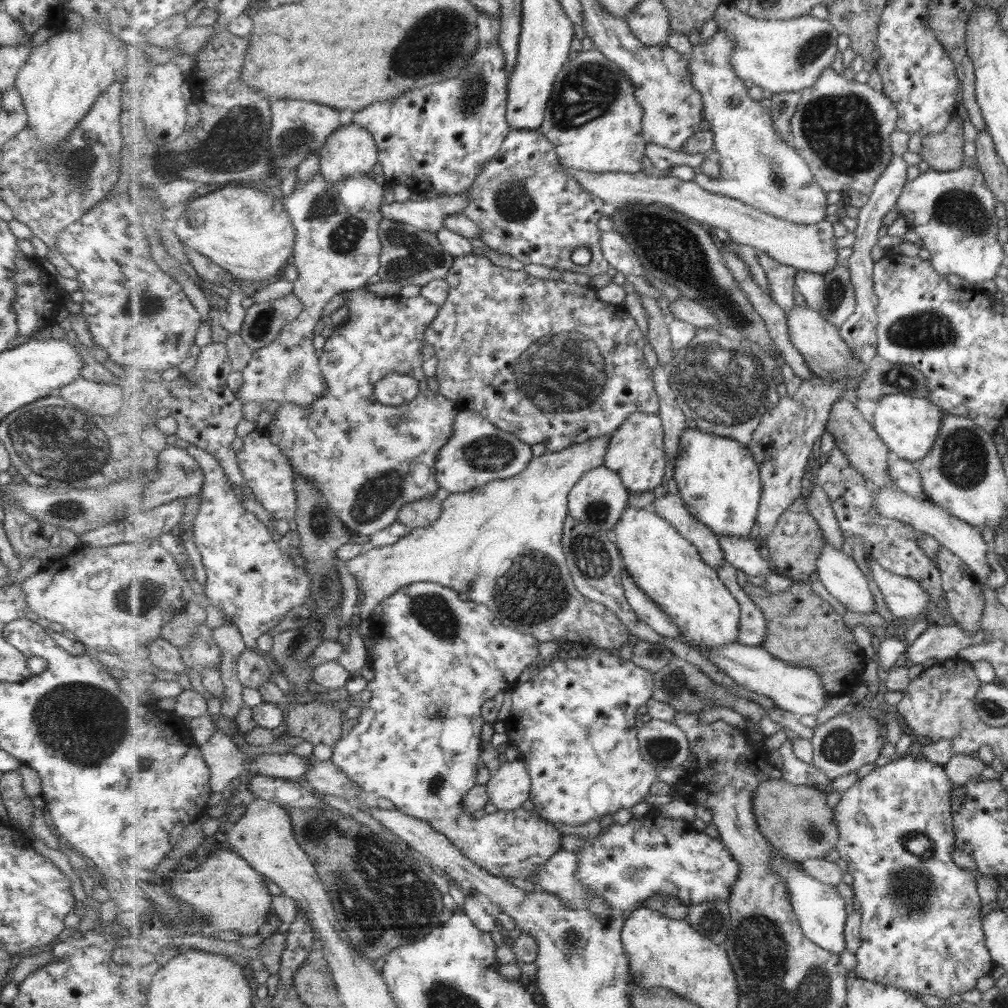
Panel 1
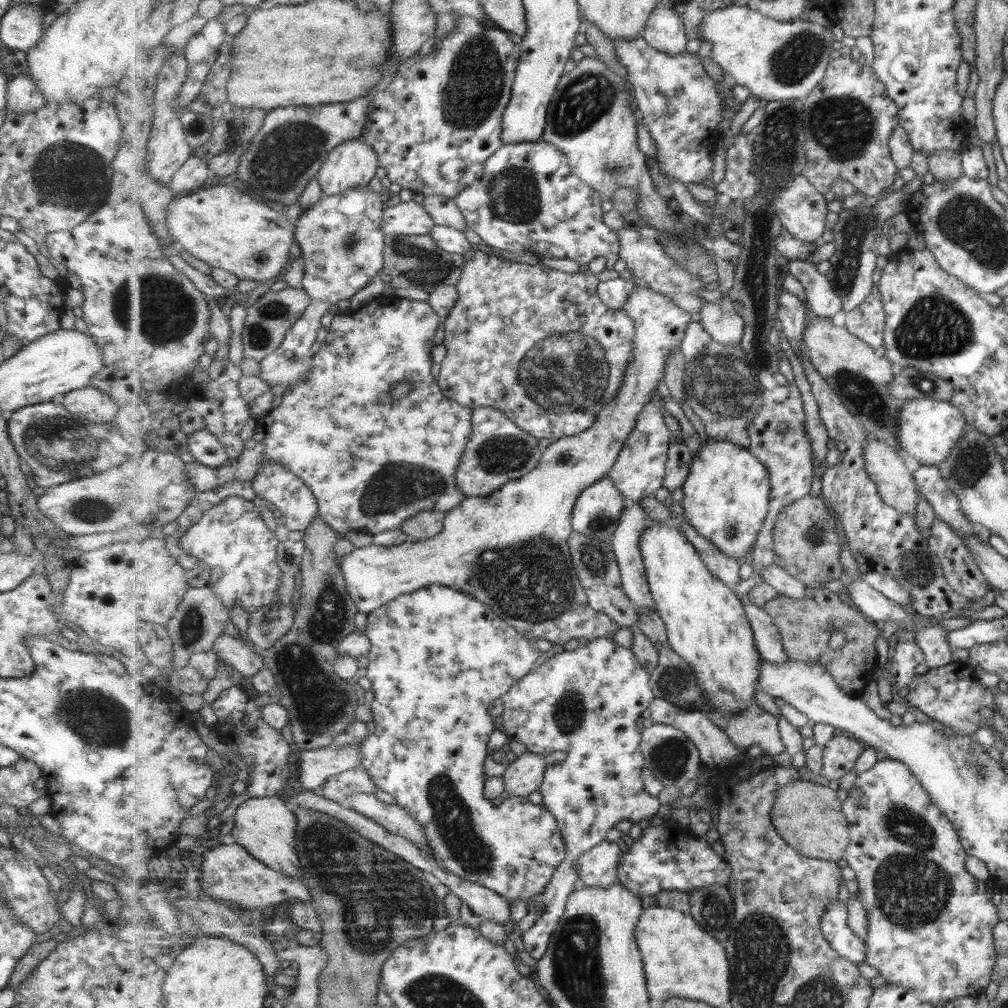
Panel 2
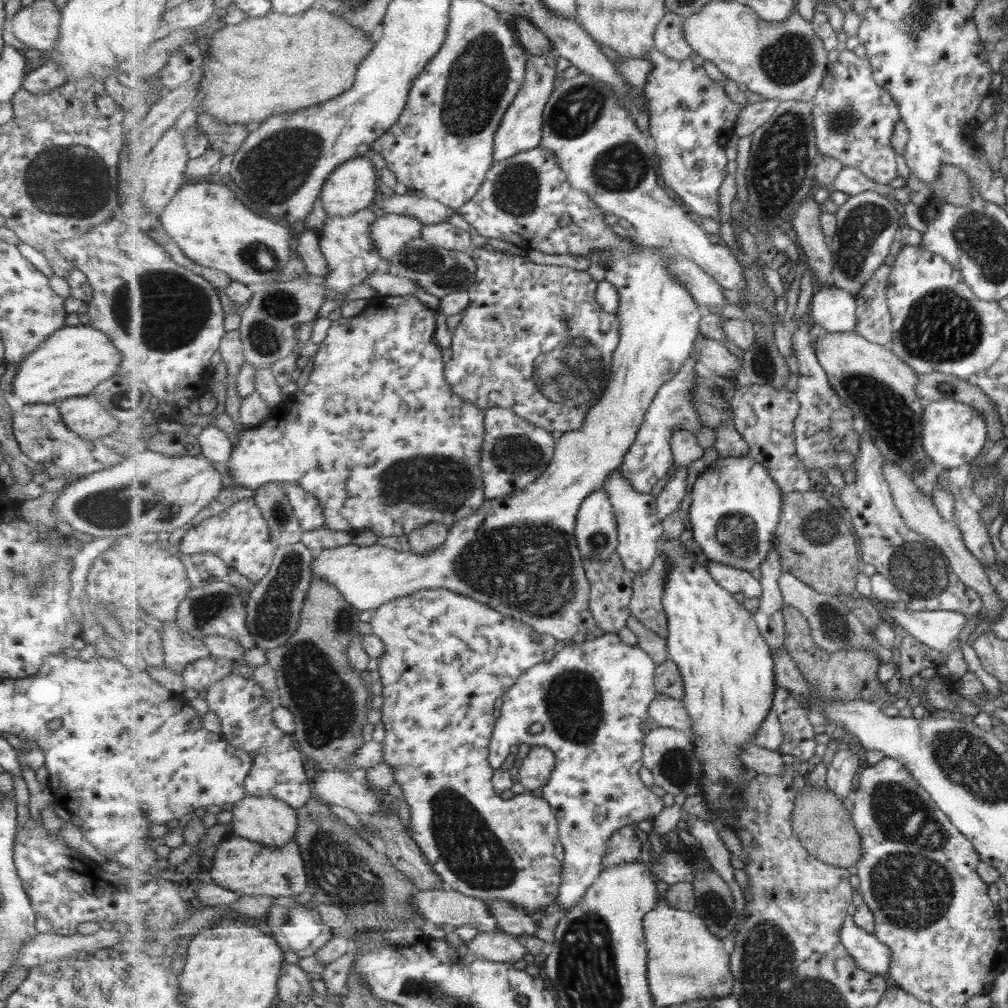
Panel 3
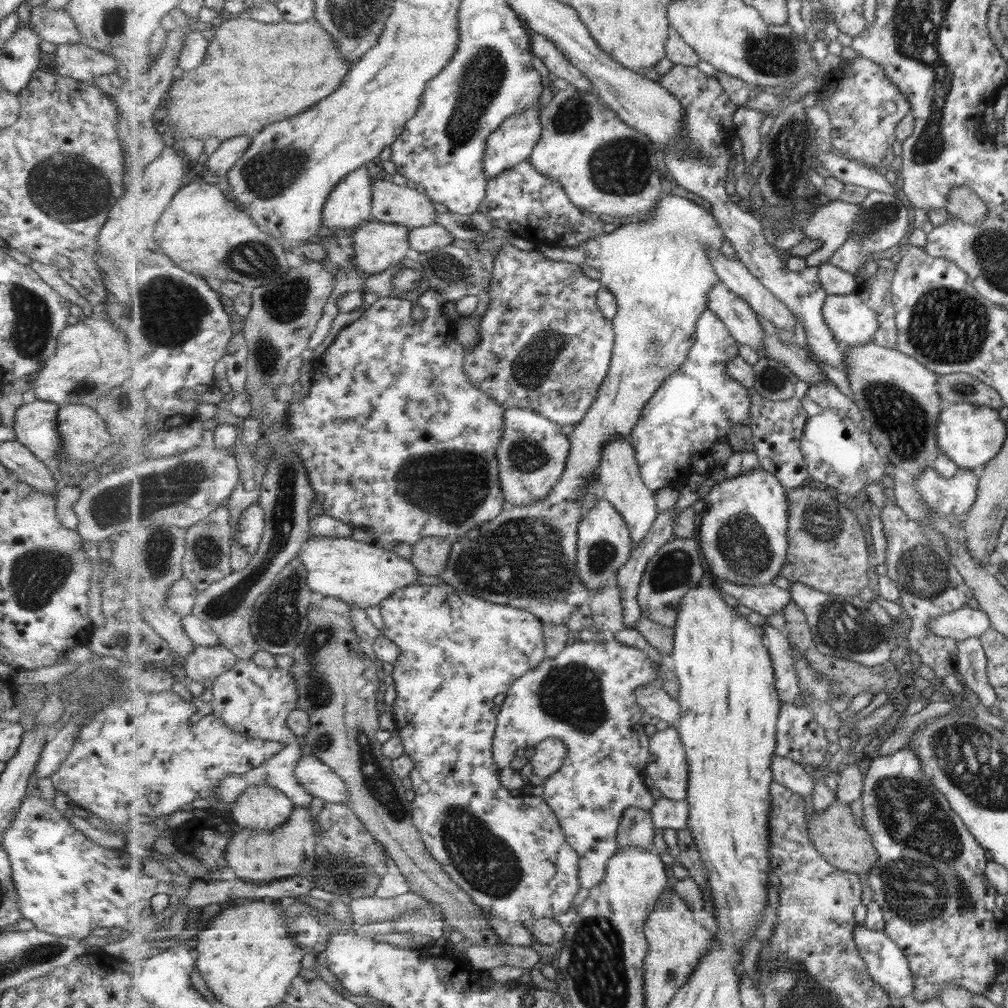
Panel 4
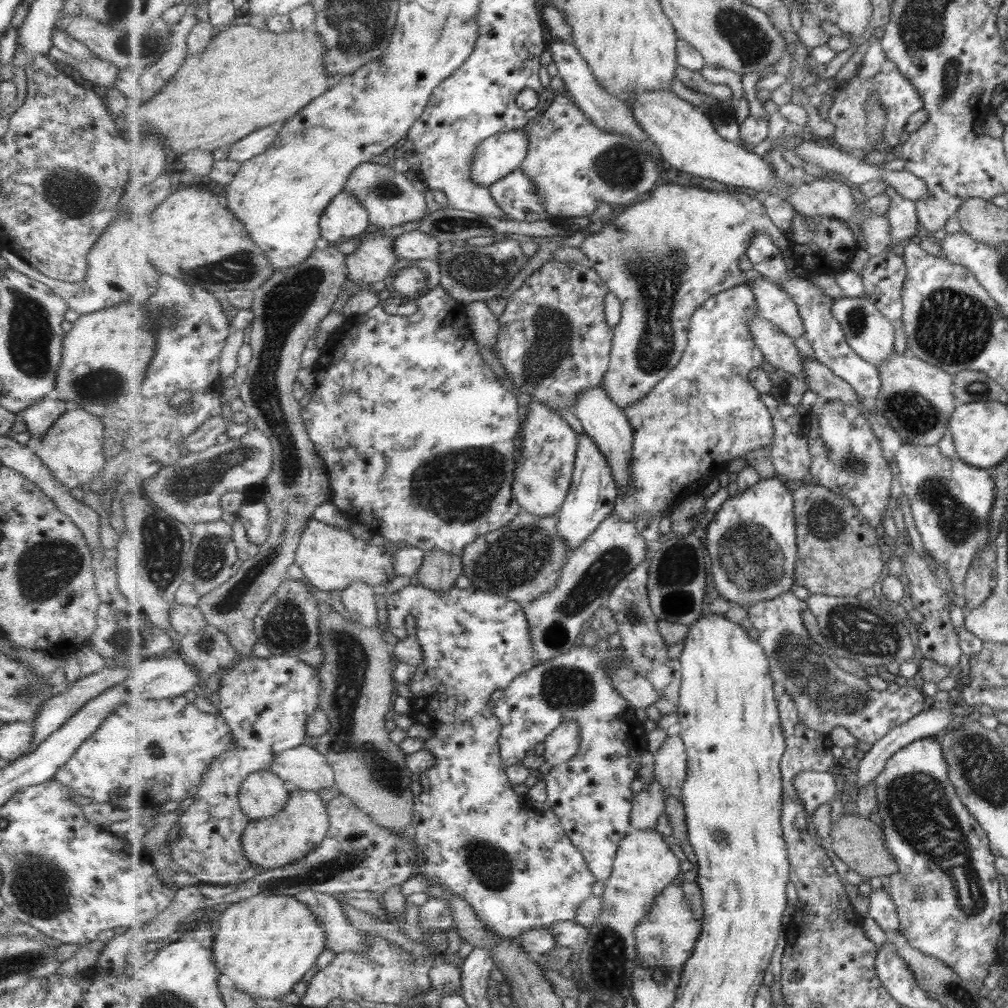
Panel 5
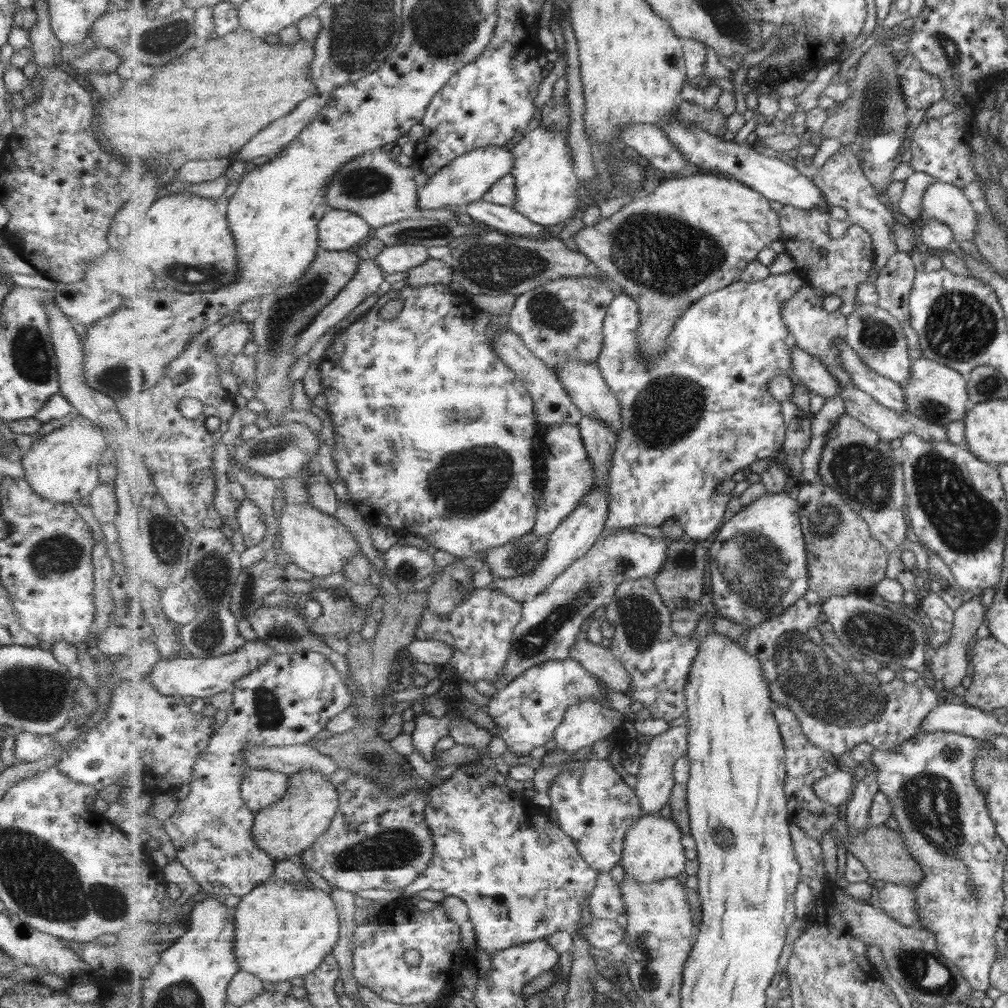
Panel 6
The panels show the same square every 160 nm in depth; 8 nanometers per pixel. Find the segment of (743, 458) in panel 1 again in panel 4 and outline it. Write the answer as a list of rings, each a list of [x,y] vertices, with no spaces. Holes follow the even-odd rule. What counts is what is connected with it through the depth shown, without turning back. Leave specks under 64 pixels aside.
[[[760,466],[735,478],[726,476],[703,497],[707,505],[700,522],[700,548],[710,570],[723,581],[738,585],[771,584],[788,560],[788,491],[782,482]]]

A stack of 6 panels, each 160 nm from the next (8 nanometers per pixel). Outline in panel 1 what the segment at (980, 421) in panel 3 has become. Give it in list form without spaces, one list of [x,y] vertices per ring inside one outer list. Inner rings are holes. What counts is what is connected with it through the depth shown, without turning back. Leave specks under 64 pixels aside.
[[[888,394],[878,399],[874,410],[874,427],[894,456],[913,462],[921,460],[936,440],[944,412],[925,398],[908,394]]]

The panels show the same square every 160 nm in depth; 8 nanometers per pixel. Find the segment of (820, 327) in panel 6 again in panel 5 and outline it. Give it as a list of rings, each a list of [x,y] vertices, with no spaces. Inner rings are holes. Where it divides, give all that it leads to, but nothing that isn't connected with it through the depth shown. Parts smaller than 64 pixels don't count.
[[[764,278],[747,280],[744,284],[753,288],[761,317],[774,322],[791,338],[806,336],[801,311],[787,291]]]

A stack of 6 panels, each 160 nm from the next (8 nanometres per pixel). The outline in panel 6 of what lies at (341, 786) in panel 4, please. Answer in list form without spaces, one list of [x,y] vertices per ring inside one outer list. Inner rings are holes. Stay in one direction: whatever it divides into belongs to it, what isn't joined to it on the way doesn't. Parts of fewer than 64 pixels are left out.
[[[307,743],[281,747],[247,745],[243,749],[243,758],[248,762],[249,768],[281,772],[290,778],[305,771],[319,771],[330,778],[339,770],[335,759]]]

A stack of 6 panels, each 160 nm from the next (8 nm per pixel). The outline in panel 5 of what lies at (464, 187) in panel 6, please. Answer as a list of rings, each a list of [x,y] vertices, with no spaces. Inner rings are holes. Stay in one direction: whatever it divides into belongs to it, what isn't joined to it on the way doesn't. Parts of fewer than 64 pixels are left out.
[[[508,130],[486,138],[476,150],[472,162],[472,179],[490,187],[521,168],[530,149],[528,132]]]

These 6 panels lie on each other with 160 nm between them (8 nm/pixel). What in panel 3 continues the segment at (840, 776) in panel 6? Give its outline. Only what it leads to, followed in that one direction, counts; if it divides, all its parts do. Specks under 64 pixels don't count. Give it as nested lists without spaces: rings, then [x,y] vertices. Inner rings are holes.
[[[752,744],[741,752],[741,761],[744,762],[746,768],[753,768],[756,774],[764,774],[769,777],[785,776],[787,765],[783,762],[782,755],[779,752]]]

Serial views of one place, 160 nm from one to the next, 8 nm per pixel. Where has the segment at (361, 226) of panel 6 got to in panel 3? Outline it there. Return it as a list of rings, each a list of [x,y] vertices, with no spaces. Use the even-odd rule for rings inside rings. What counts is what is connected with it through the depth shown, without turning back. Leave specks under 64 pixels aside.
[[[368,156],[352,158],[333,170],[320,200],[327,215],[350,215],[377,200],[376,168]]]

